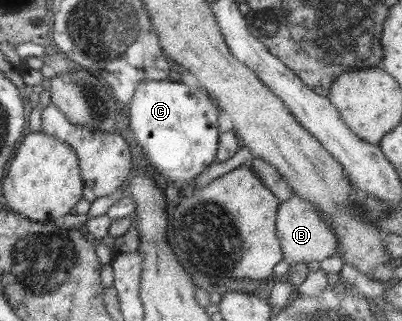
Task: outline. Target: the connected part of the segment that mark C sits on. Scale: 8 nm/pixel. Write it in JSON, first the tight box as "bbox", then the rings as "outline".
{"bbox":[129,81,220,183],"outline":[[[144,81],[137,86],[135,95],[133,96],[133,99],[131,99],[131,104],[129,104],[129,110],[131,130],[136,136],[136,140],[139,143],[139,146],[141,146],[143,149],[145,157],[147,160],[149,159],[150,165],[153,166],[153,168],[156,168],[157,172],[169,182],[173,181],[175,183],[181,183],[183,181],[190,181],[192,178],[199,176],[203,170],[205,170],[206,166],[214,163],[220,142],[219,124],[217,123],[217,116],[219,116],[220,108],[203,89],[200,89],[196,85],[185,85],[182,81]]]}

